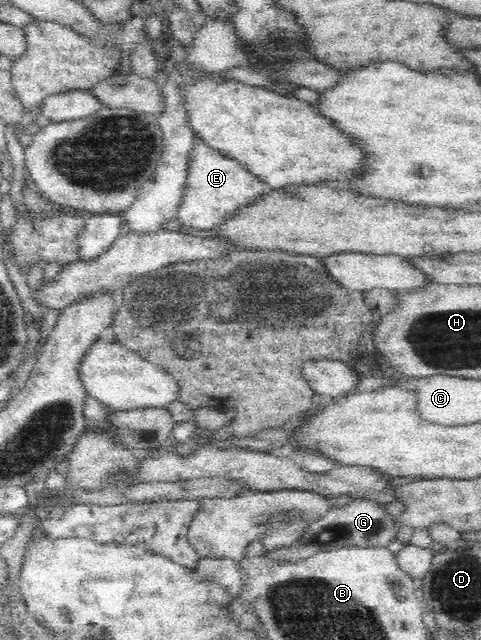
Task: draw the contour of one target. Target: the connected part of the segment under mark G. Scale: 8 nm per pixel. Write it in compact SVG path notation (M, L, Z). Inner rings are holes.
M358 499L352 501L346 507L334 506L320 521L308 525L307 529L301 534L290 547L276 547L276 549L268 550L264 558L274 560L278 564L288 562L299 562L308 559L320 553L320 551L332 551L339 547L348 547L357 545L358 547L370 547L373 545L388 546L390 542L397 539L397 524L395 517L388 517L380 508L378 502L368 501L366 499Z

